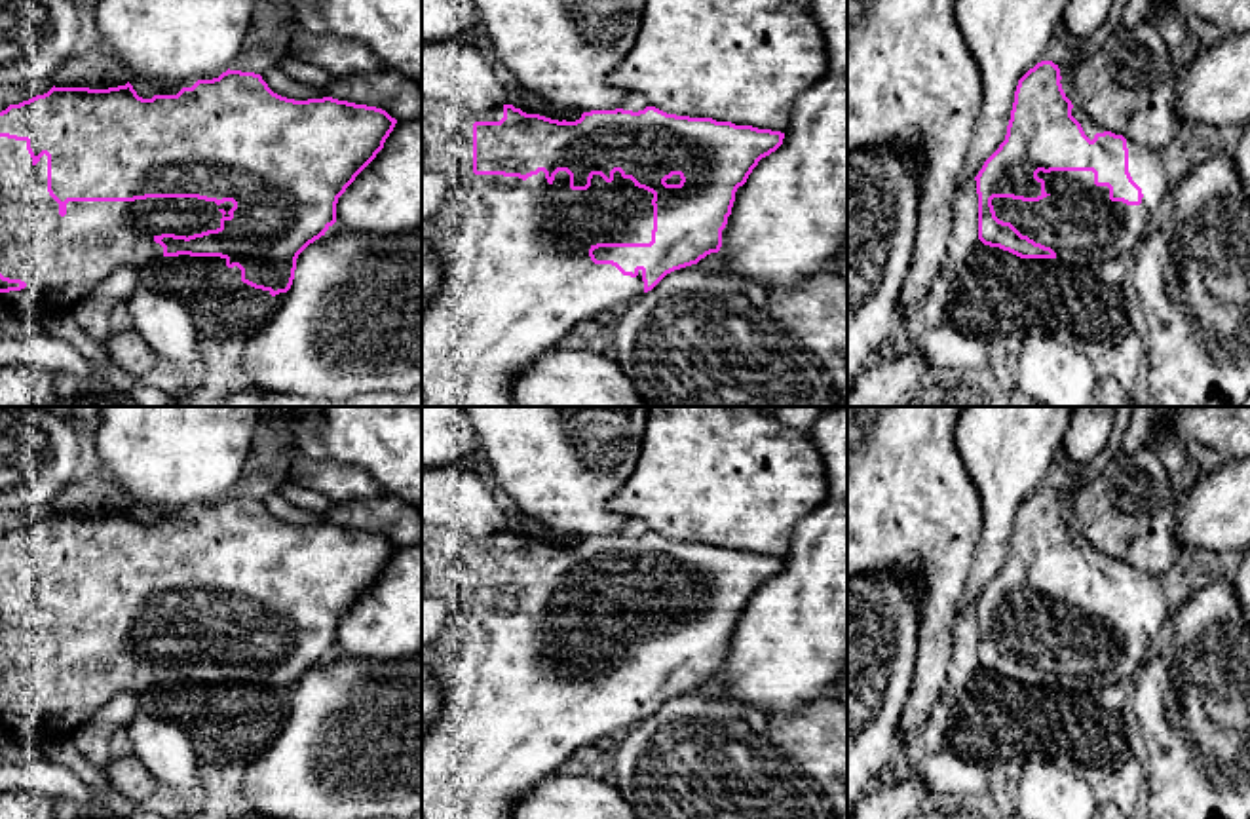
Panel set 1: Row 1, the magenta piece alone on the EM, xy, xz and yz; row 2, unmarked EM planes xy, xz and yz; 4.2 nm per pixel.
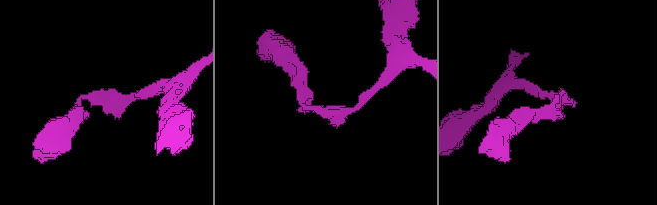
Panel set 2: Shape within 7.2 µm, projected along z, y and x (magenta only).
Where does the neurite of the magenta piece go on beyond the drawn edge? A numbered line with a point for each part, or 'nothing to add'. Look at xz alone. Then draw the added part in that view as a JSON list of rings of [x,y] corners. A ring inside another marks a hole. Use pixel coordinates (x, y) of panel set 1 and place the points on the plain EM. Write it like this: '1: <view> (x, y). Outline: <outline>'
1: xz (517, 704). Outline: [[[422,524],[422,593],[427,597],[439,597],[450,604],[450,618],[433,642],[445,659],[445,703],[439,720],[422,737],[422,819],[511,819],[509,811],[517,798],[536,789],[541,781],[553,777],[557,770],[576,754],[579,747],[595,745],[598,737],[610,737],[617,730],[631,730],[644,720],[642,695],[636,703],[623,701],[612,690],[595,690],[589,682],[589,675],[597,669],[650,669],[653,656],[653,619],[638,614],[631,604],[623,604],[619,597],[614,599],[614,606],[606,608],[600,600],[593,600],[587,616],[572,616],[570,600],[559,597],[549,610],[545,599],[528,602],[503,600],[475,600],[473,599],[473,549],[475,547],[500,547],[503,543],[503,532],[492,536],[469,536],[452,528],[433,528]]]

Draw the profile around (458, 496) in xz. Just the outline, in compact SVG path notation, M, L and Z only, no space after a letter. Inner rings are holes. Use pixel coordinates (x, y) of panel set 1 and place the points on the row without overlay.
M450 464L422 471L422 524L492 536L507 530L507 517L492 496L484 469Z

